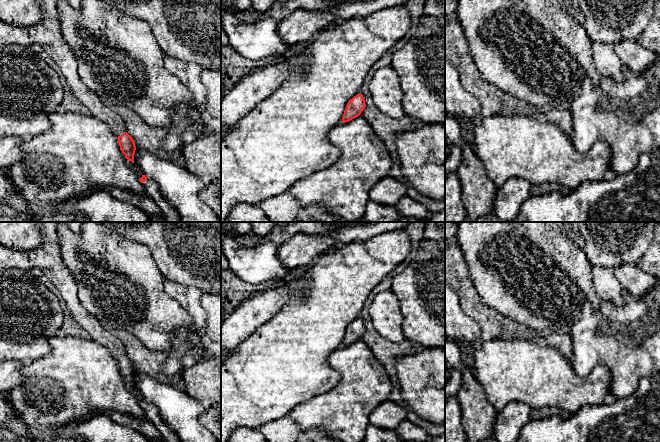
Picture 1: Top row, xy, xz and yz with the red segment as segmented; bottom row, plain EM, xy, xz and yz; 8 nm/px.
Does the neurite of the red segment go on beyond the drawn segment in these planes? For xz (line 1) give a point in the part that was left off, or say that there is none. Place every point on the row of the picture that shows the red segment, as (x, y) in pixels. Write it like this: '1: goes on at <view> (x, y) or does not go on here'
1: does not go on here

